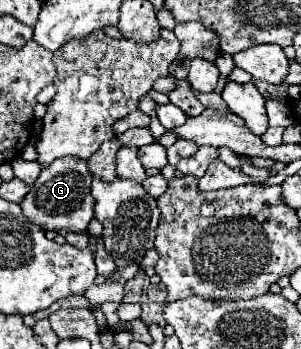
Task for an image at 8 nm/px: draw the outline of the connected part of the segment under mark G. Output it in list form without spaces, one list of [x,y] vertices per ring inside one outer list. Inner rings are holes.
[[[63,157],[53,161],[41,171],[27,197],[21,201],[23,215],[31,223],[41,225],[41,229],[55,231],[59,235],[65,235],[69,231],[85,231],[89,221],[93,219],[91,179],[93,177],[87,171],[85,161],[77,161],[75,157]]]

